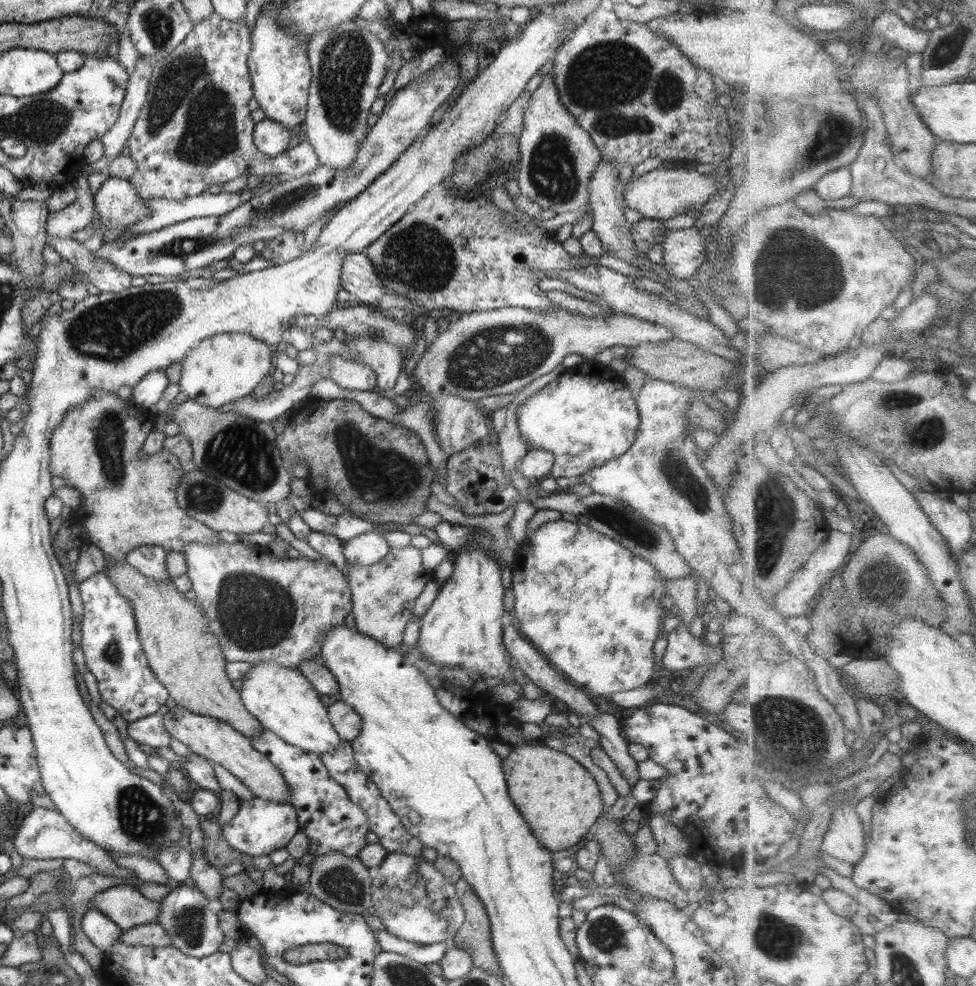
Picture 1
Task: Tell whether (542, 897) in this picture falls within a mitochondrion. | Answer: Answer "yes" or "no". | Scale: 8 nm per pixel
no

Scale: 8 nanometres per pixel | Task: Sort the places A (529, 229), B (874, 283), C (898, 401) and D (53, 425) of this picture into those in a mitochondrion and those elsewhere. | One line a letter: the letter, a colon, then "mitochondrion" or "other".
A: other
B: other
C: mitochondrion
D: other

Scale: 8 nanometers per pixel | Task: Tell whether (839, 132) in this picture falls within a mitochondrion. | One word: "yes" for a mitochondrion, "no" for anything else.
yes

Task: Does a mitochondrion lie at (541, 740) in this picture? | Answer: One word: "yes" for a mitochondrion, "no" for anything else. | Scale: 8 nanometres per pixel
no

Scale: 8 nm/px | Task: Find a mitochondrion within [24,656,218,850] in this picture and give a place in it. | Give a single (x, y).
(142, 817)

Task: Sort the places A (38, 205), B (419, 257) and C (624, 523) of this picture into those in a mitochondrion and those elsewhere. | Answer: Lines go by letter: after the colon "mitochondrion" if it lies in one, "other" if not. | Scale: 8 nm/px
A: other
B: mitochondrion
C: mitochondrion

